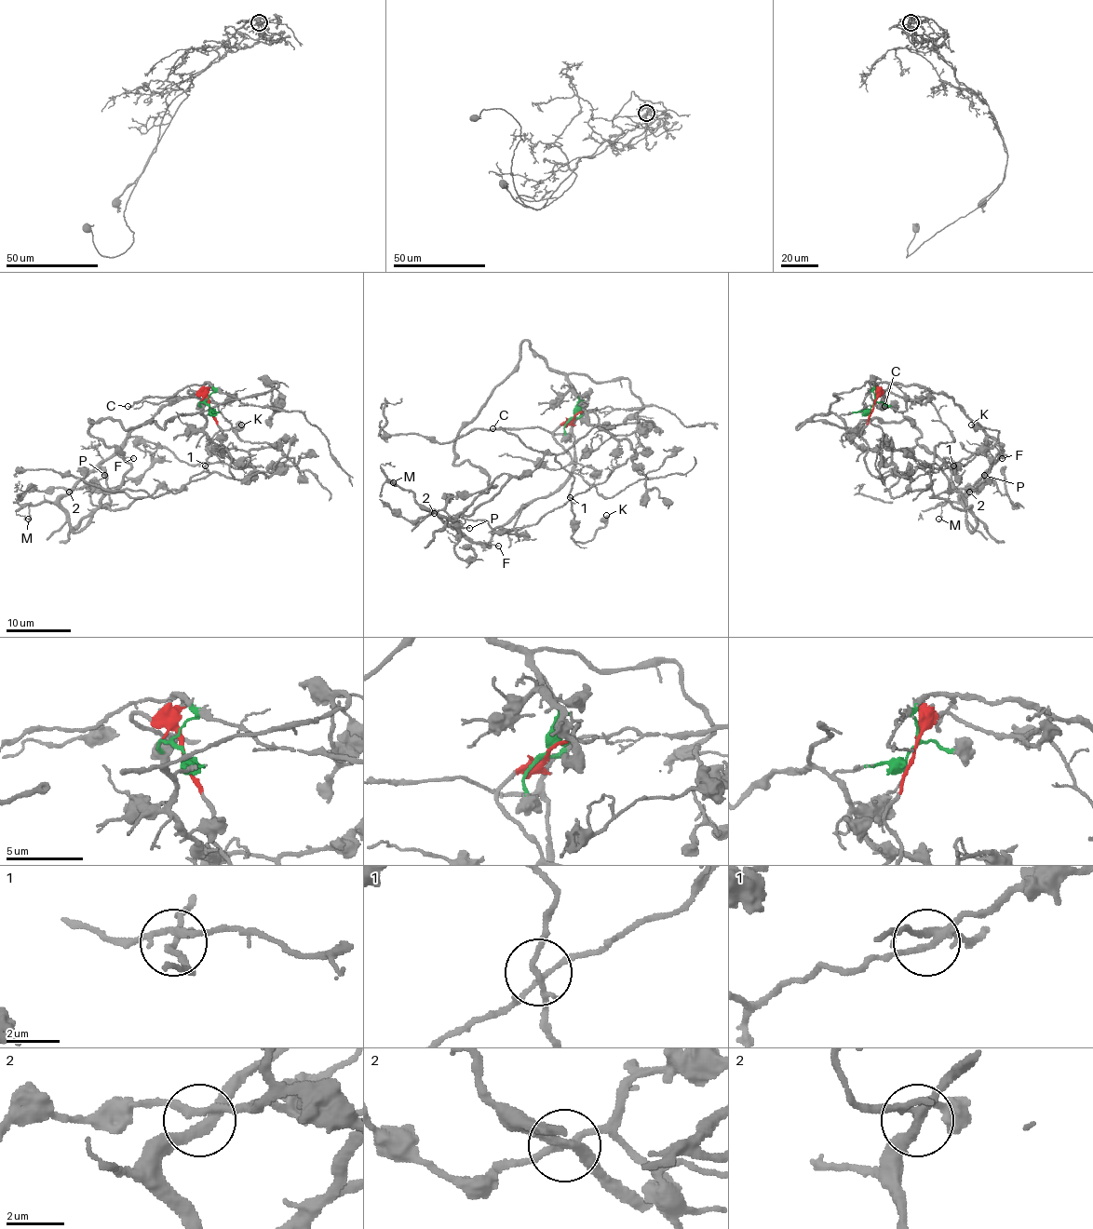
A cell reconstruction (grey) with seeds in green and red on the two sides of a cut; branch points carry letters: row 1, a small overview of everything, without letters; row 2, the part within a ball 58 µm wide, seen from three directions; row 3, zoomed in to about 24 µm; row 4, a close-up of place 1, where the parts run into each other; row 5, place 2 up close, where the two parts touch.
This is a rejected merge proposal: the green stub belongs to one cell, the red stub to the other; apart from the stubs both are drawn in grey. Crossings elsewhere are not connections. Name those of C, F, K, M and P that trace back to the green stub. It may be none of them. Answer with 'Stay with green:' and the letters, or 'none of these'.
Stay with green: C, F, M

